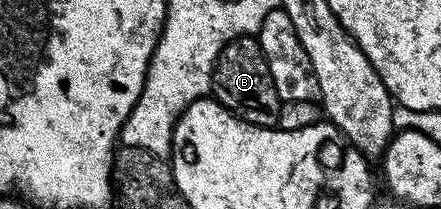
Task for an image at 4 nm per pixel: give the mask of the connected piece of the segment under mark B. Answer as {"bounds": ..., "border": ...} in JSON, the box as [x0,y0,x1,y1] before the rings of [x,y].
{"bounds":[210,35,283,127],"border":[[[241,35],[224,45],[218,60],[214,62],[210,90],[213,98],[237,119],[257,127],[273,127],[277,124],[283,101],[276,93],[276,85],[272,85],[272,73],[257,38]]]}

